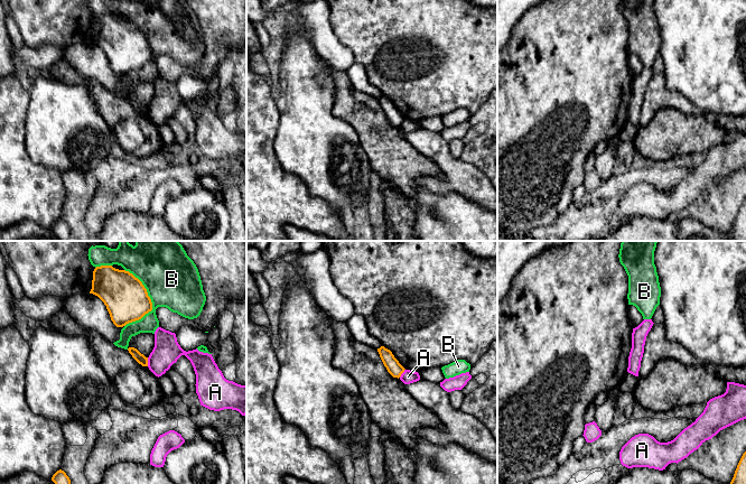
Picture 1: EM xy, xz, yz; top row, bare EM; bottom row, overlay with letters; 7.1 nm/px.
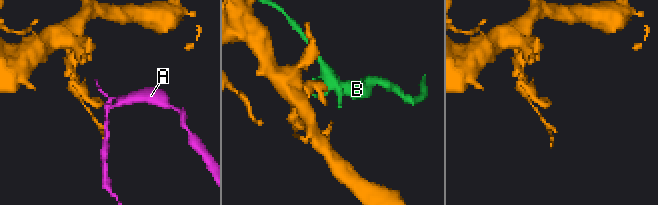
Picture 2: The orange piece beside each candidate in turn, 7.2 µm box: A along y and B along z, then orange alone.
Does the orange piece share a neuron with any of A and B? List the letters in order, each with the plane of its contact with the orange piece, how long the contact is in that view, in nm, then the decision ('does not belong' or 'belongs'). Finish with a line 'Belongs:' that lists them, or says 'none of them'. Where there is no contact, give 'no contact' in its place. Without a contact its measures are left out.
A: contact in xy; length 60 nm; does not belong
B: contact in xy; length 420 nm; does not belong
Belongs: none of them

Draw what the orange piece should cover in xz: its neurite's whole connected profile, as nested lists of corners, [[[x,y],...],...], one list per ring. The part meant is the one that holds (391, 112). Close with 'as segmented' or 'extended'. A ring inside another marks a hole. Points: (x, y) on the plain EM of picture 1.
[[[381,95],[380,97],[377,97],[377,101],[388,121],[393,127],[399,128],[405,118],[399,112],[399,110],[394,106],[392,101],[385,97],[384,95]]]; as segmented

